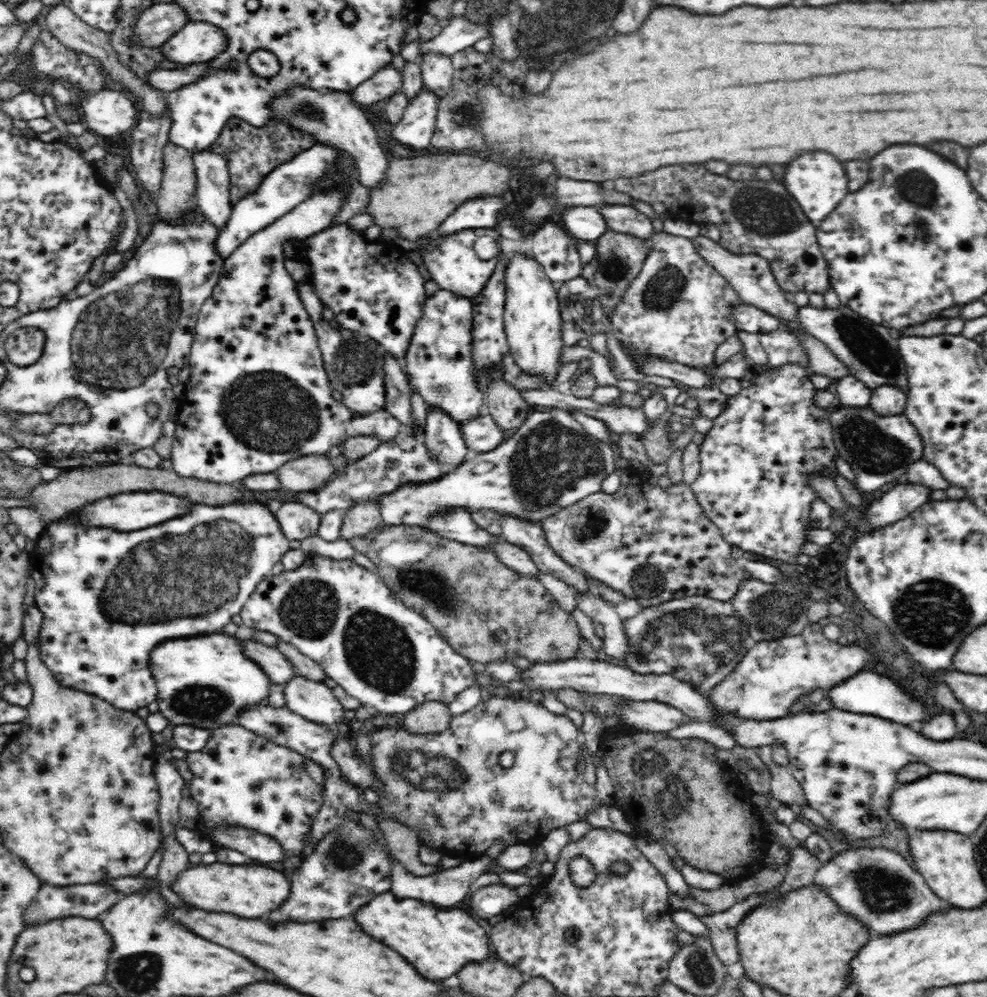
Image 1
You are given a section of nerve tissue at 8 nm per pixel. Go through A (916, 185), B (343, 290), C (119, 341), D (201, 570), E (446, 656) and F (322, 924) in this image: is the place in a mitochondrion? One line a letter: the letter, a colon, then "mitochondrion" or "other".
A: mitochondrion
B: other
C: mitochondrion
D: mitochondrion
E: other
F: other

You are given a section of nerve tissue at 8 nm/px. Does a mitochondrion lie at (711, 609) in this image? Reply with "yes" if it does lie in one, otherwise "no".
yes

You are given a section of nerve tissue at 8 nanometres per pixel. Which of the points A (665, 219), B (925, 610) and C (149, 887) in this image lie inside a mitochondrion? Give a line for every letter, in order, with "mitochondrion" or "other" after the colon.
A: other
B: mitochondrion
C: other

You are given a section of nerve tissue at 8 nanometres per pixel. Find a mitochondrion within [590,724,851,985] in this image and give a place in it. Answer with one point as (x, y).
(653, 786)

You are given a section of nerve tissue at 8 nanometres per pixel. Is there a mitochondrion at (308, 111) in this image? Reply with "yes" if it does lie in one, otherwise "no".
yes

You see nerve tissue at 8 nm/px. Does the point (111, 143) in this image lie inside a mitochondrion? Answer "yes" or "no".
no

